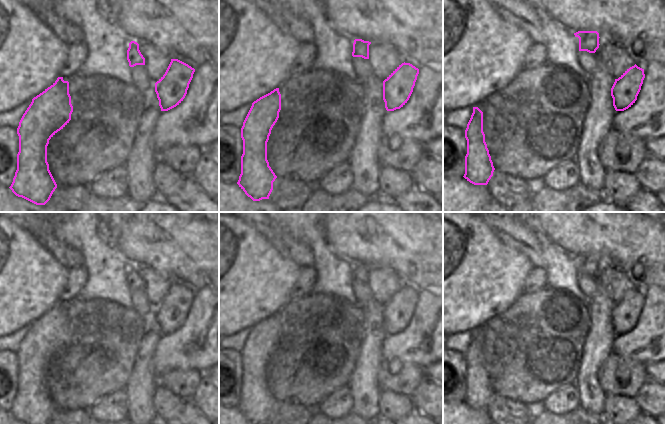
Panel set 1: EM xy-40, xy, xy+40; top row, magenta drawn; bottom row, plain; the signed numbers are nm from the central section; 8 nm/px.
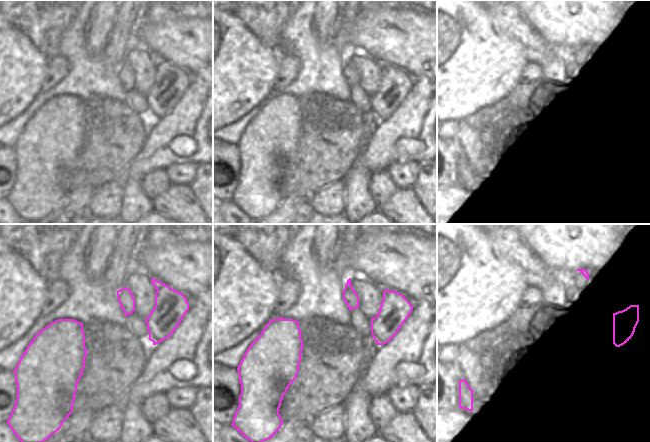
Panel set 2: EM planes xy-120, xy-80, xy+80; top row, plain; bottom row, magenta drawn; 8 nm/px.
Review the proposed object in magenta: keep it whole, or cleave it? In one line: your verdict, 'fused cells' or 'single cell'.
fused cells

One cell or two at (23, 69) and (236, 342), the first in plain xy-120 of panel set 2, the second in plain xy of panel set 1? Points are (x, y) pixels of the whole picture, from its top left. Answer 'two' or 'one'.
two

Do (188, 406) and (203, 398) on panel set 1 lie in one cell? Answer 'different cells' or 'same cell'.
different cells

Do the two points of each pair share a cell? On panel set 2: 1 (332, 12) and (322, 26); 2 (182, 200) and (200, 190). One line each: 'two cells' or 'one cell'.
1: one cell
2: two cells

